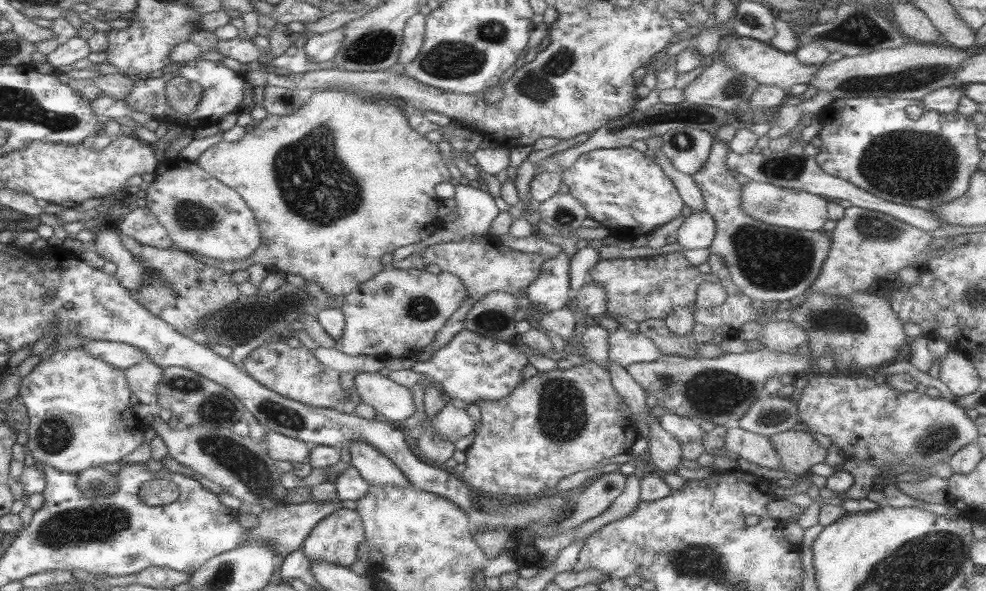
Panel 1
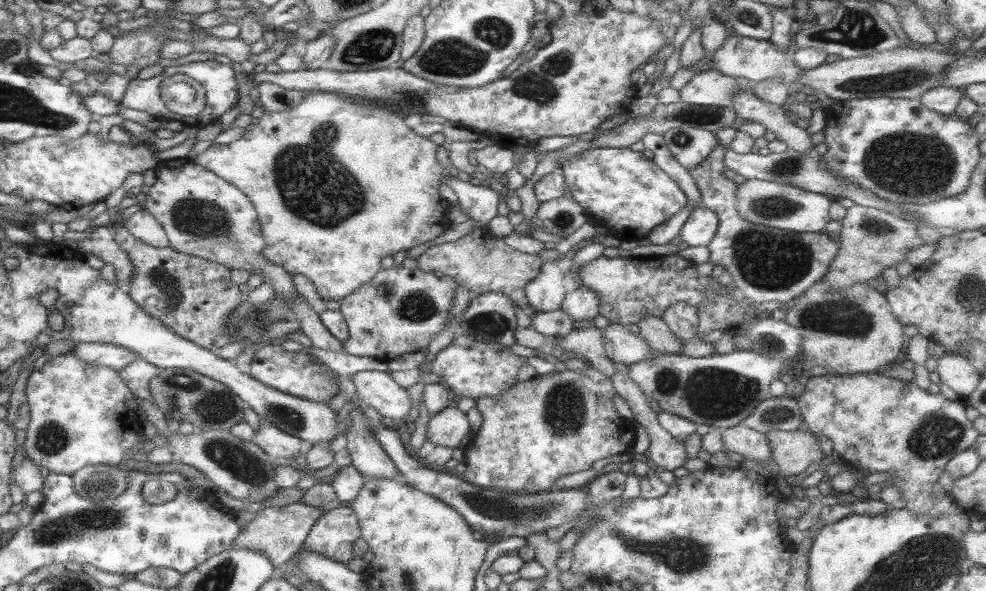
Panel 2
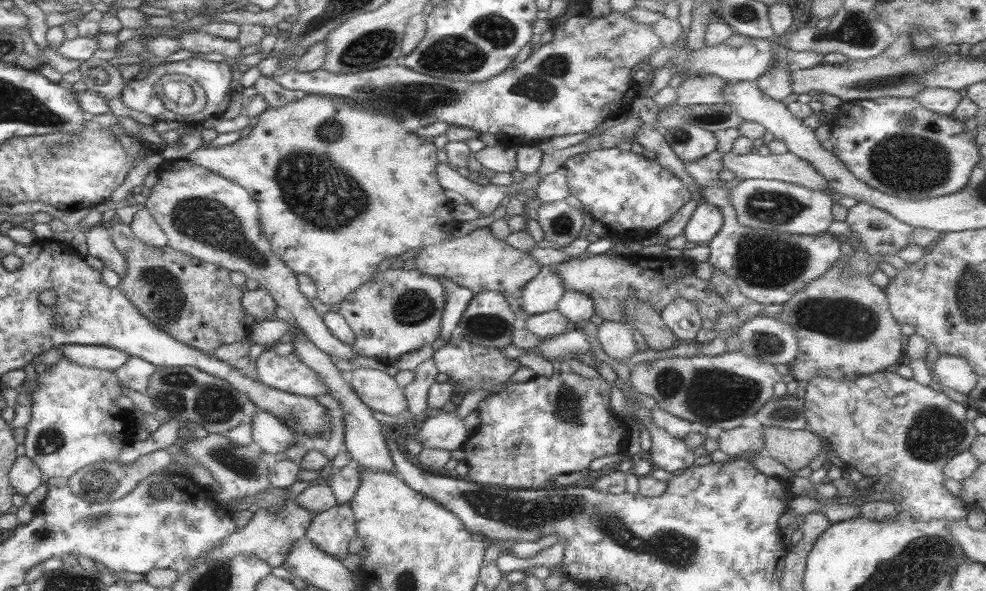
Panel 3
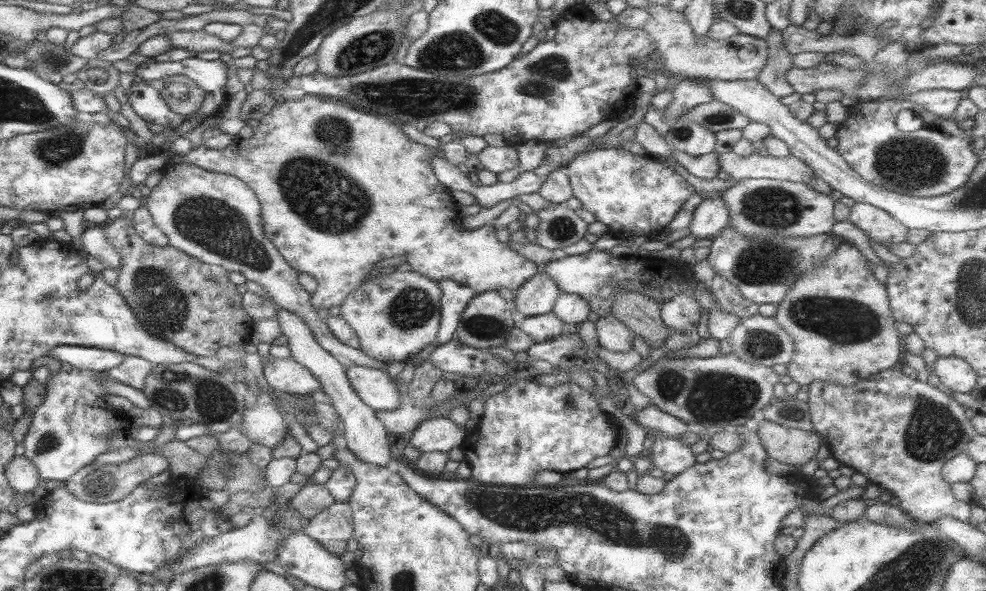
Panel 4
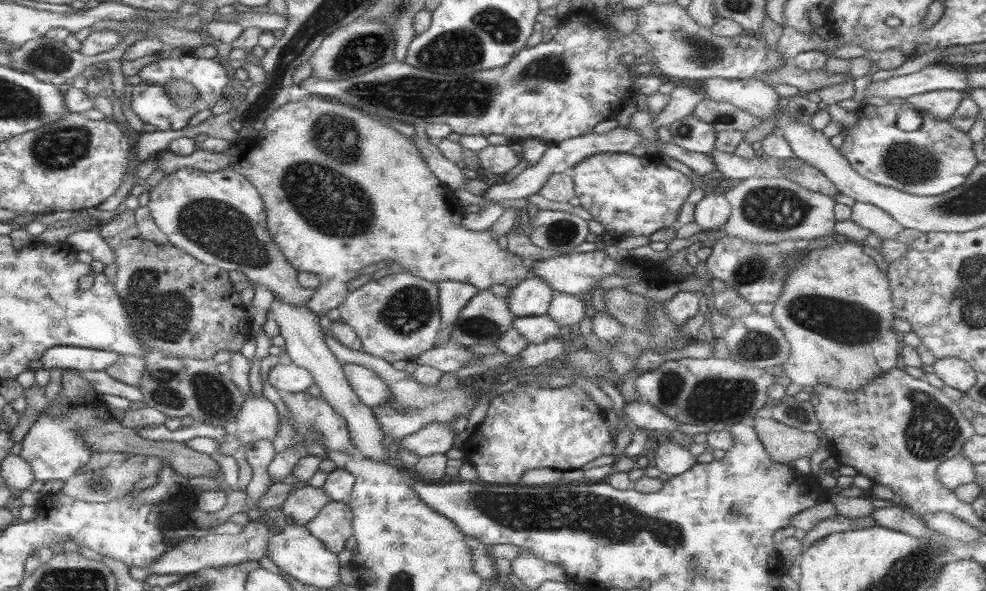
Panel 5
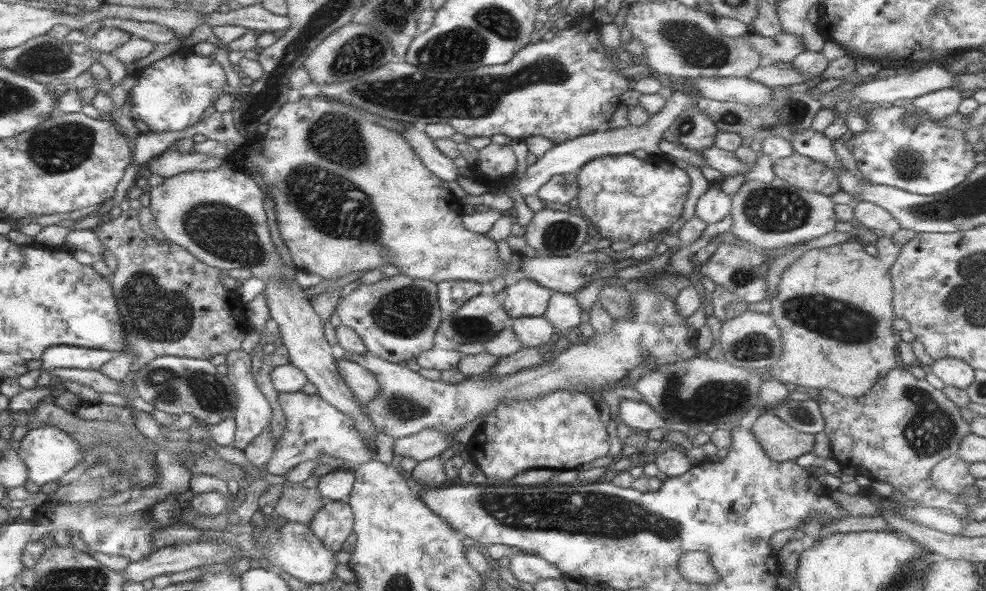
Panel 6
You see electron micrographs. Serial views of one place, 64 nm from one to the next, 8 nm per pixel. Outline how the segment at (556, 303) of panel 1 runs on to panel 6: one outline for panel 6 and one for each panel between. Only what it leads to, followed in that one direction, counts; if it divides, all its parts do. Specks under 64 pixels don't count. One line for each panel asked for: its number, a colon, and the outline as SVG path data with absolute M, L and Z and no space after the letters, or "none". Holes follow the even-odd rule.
2: M567 260L563 262L547 262L541 264L539 274L525 284L525 300L527 306L537 312L559 310L565 294L569 292L567 278Z
3: M541 268L531 278L531 282L527 282L521 288L519 306L527 316L551 312L557 308L557 302L563 296L563 292L565 286L555 276L555 268Z
4: M537 272L515 290L515 298L511 300L511 310L523 314L525 318L547 314L553 310L559 292L561 290L555 286L553 280L549 280L543 272Z
5: M527 276L507 294L507 308L517 318L543 316L549 310L553 290L535 276Z
6: M523 278L503 290L501 304L511 320L513 318L535 318L535 316L545 314L549 298L551 298L551 290L539 286L533 280Z

